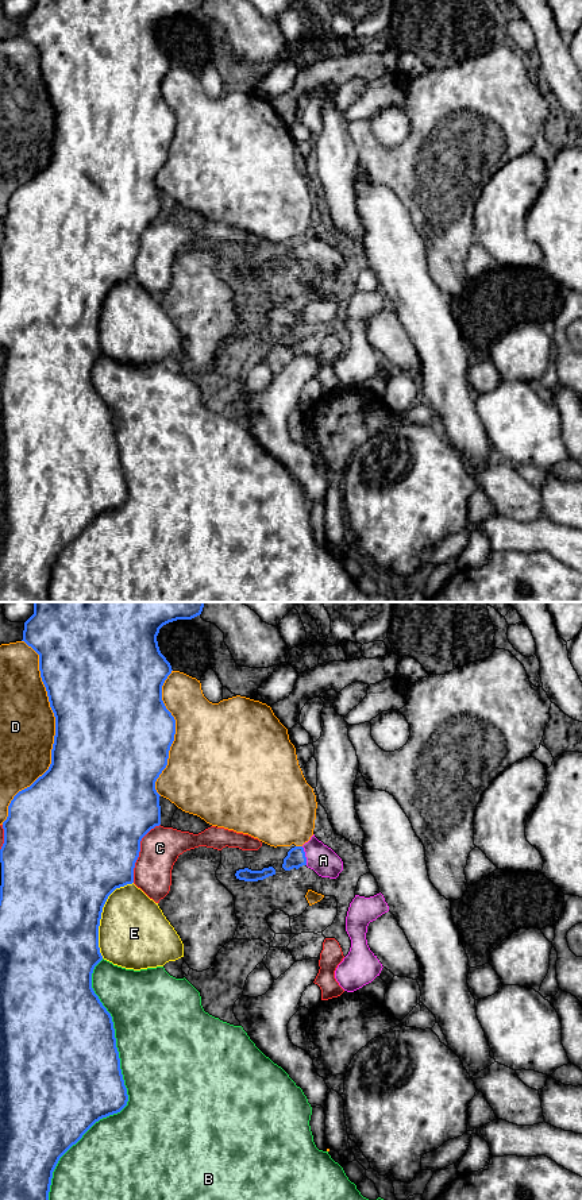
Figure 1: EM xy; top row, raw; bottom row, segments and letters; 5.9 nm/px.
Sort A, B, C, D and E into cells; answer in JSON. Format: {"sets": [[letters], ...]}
{"sets": [["A"], ["B"], ["C"], ["D"], ["E"]]}

